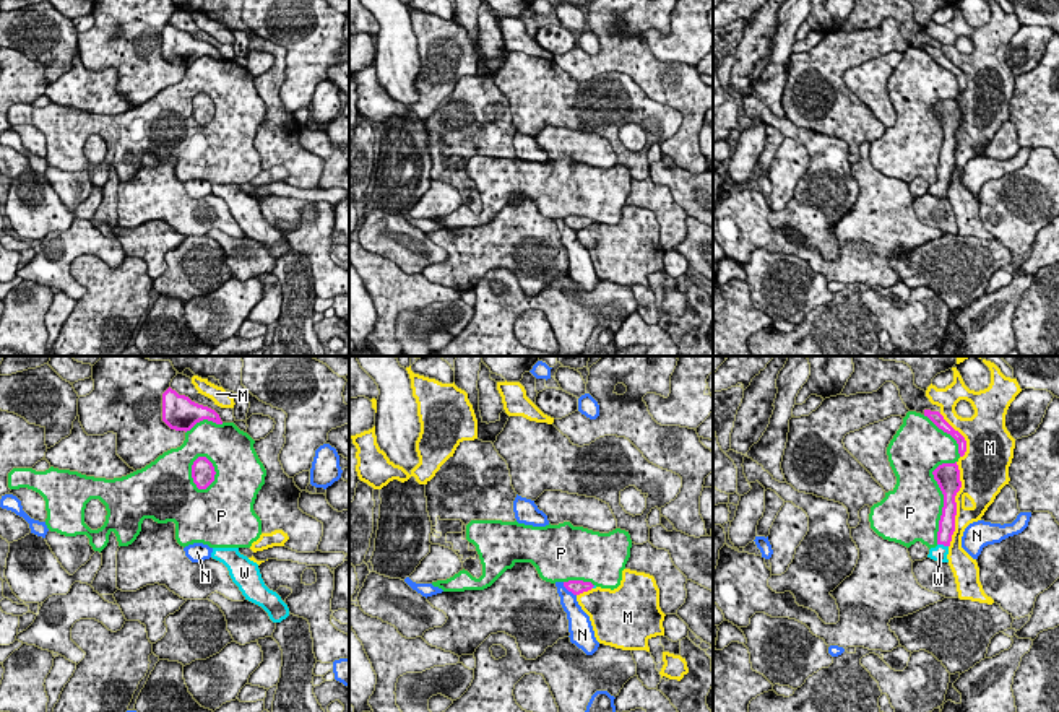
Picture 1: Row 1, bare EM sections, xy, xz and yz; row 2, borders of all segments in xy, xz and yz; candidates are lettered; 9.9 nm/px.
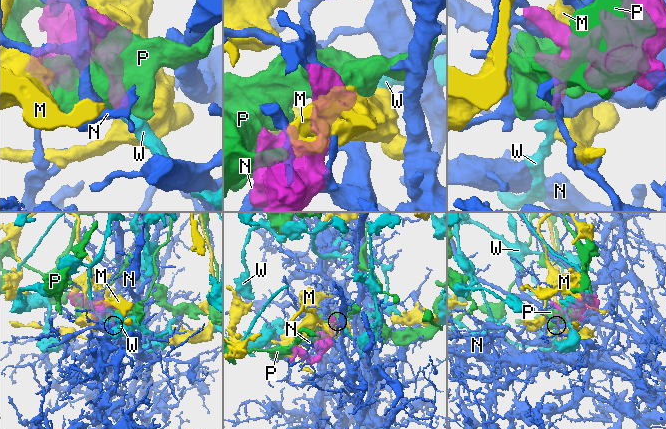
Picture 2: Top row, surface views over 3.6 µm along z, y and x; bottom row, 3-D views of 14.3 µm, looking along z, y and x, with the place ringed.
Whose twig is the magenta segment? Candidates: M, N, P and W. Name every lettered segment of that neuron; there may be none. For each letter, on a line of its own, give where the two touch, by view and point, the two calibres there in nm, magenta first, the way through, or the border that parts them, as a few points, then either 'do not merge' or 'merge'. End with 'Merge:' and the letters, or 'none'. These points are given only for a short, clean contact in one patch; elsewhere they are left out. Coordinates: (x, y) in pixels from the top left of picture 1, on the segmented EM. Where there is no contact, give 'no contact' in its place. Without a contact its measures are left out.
M: meets magenta in yz at (955, 504); 220 nm thick on the magenta side, 240 nm on the other; do not merge
N: meets magenta in xz at (569, 590); 140 nm thick on the magenta side, 180 nm on the other; do not merge
P: meets magenta in yz at (944, 496); 260 nm thick on the magenta side, 460 nm on the other; do not merge
W: meets magenta in yz at (942, 543); 160 nm thick on the magenta side, 160 nm on the other; runs through yz (947, 519), (942, 543), (939, 553); merge
Merge: W

